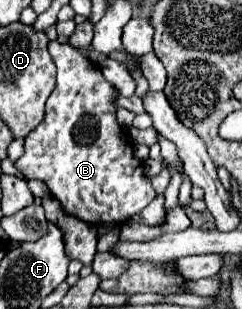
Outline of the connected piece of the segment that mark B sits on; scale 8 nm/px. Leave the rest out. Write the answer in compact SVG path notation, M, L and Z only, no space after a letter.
M50 41L48 51L58 69L56 89L46 101L44 121L26 137L26 151L16 161L16 167L26 175L26 179L40 179L48 185L50 193L62 203L68 215L74 215L91 224L122 223L132 215L140 213L152 199L154 189L144 175L144 165L132 153L132 145L124 139L124 129L116 121L116 105L112 103L118 97L118 89L104 79L100 65L86 59L78 49L68 43Z

